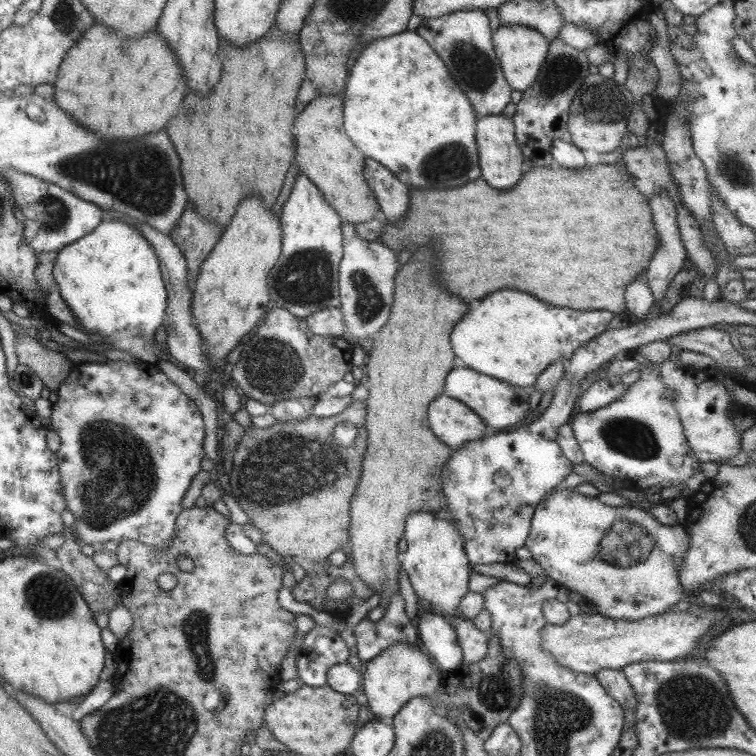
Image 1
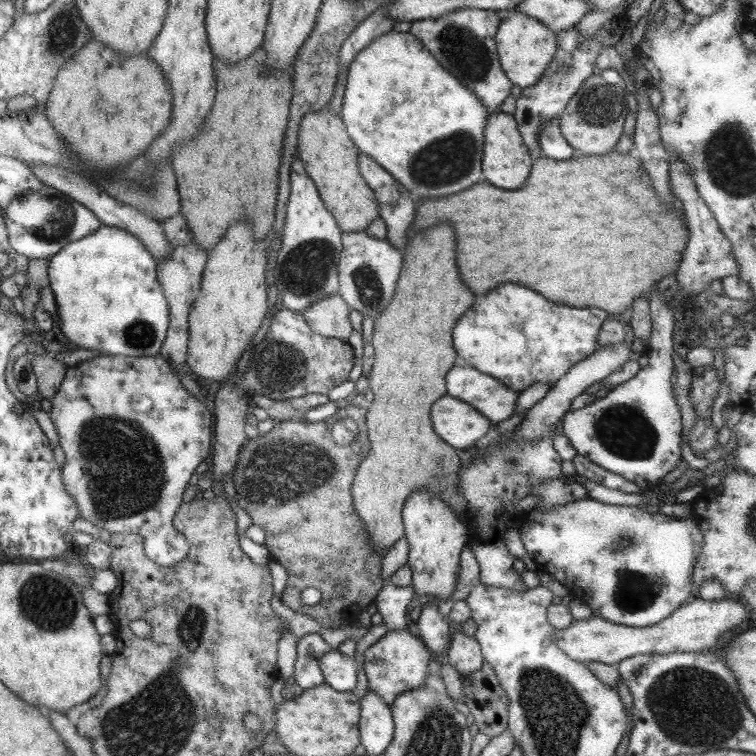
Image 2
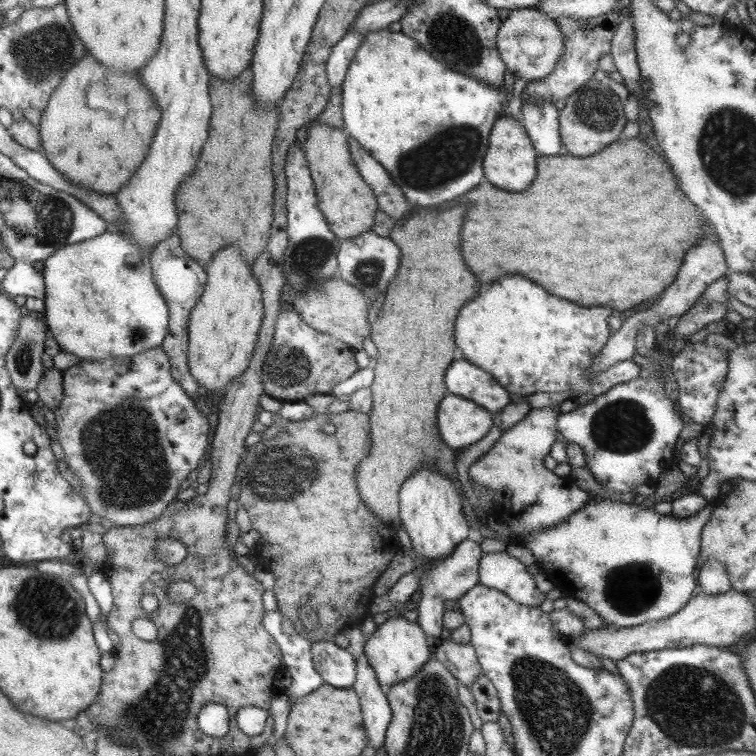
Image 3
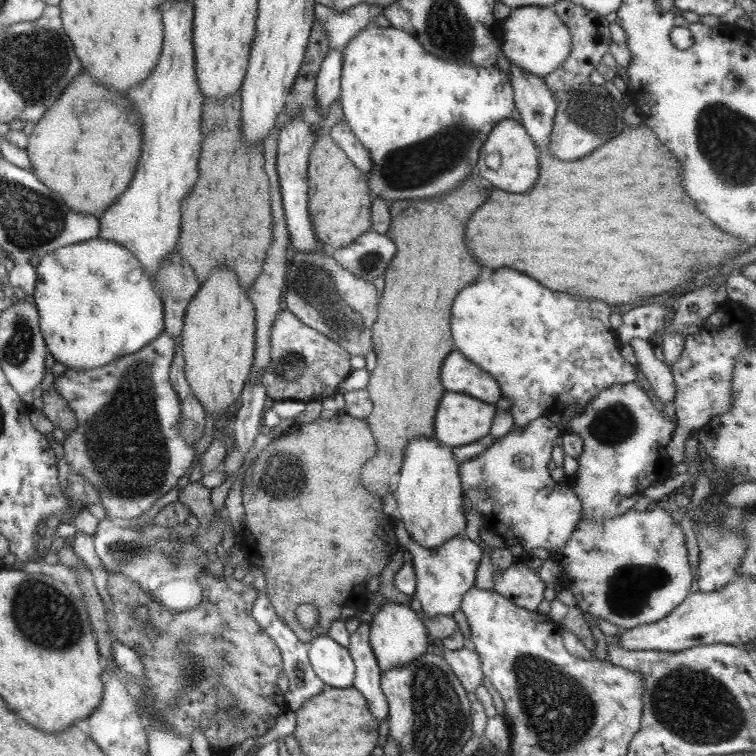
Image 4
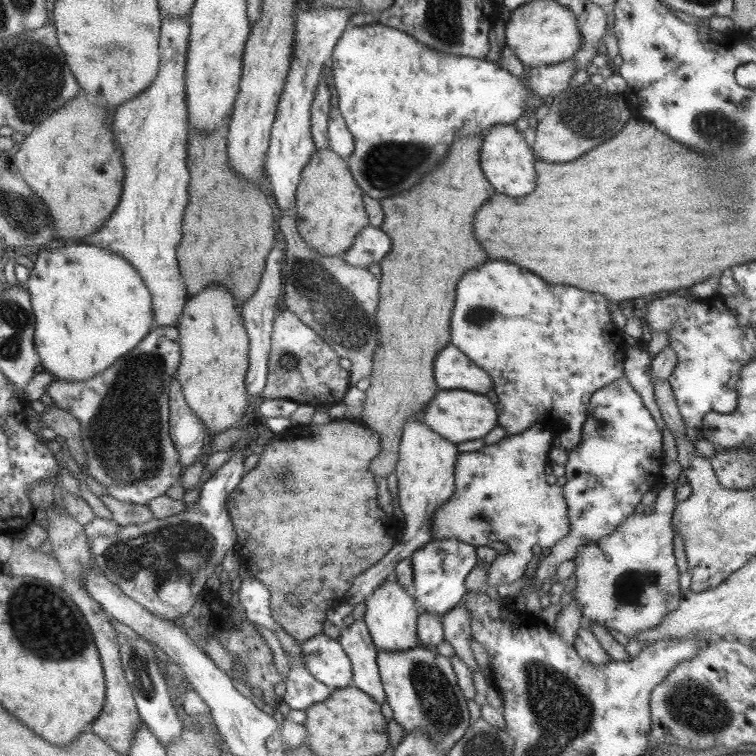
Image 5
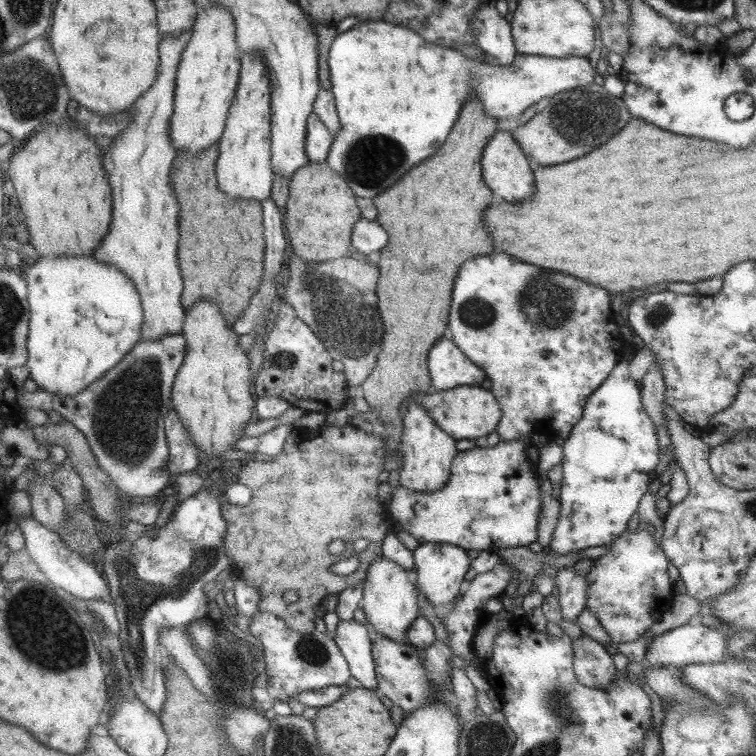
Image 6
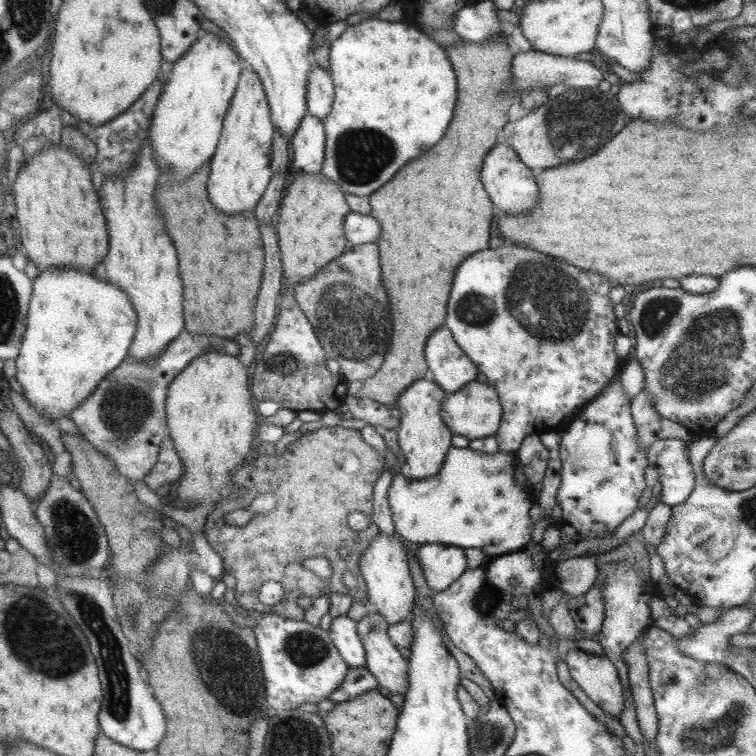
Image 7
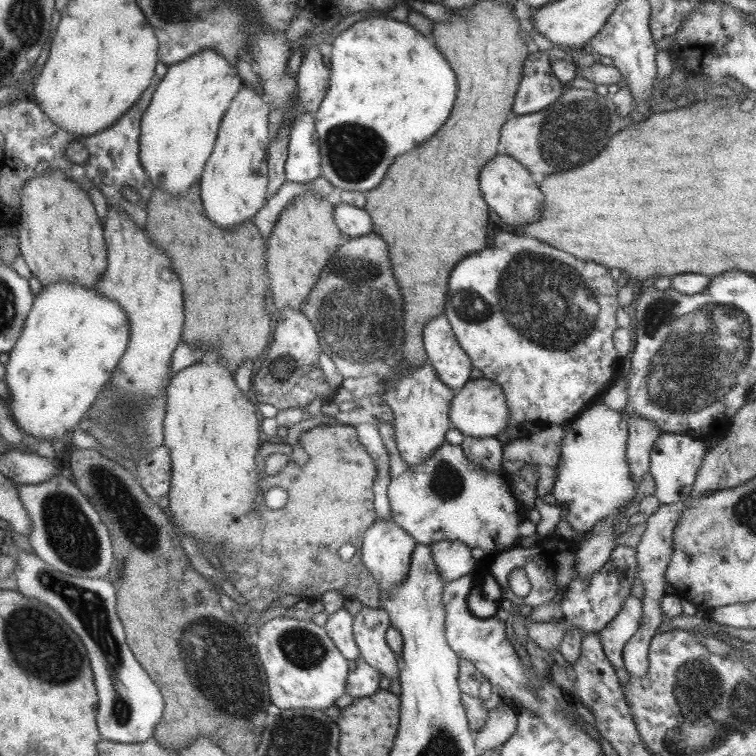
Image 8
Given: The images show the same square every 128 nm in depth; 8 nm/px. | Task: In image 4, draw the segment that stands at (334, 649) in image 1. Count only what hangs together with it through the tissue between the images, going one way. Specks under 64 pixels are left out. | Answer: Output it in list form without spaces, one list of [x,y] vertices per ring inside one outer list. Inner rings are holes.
[[[258,591],[251,608],[251,617],[264,629],[266,634],[272,637],[278,648],[281,650],[283,660],[283,670],[289,680],[288,690],[283,693],[285,709],[296,712],[305,705],[307,700],[313,696],[320,694],[325,687],[324,681],[320,680],[314,673],[314,670],[309,660],[310,644],[302,642],[295,632],[286,626],[276,614],[275,608],[269,599],[267,591]]]

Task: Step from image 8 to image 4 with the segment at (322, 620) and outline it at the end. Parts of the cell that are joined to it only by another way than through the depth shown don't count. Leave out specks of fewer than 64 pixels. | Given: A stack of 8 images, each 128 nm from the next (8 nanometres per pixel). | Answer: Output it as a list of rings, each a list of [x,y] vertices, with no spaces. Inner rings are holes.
[[[351,607],[342,608],[340,615],[344,619],[360,618],[358,628],[350,634],[347,648],[355,664],[353,687],[366,698],[369,711],[380,722],[388,716],[389,702],[381,689],[381,666],[370,644],[369,618],[363,610]]]

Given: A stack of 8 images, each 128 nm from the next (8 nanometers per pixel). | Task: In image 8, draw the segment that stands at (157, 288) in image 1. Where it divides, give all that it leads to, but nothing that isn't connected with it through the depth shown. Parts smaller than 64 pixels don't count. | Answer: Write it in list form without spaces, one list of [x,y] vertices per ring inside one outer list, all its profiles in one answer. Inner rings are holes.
[[[67,281],[43,285],[42,292],[34,299],[21,335],[8,353],[8,363],[5,364],[10,413],[18,429],[28,437],[52,446],[54,440],[64,438],[76,425],[82,424],[88,409],[96,403],[100,391],[109,382],[108,378],[125,353],[129,336],[127,316],[115,300],[108,300],[91,288]]]

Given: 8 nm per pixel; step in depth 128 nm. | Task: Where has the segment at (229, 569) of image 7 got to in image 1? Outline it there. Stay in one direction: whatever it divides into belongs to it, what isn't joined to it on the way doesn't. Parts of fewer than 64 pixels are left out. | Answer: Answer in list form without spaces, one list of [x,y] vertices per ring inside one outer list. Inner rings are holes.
[[[355,401],[352,402],[352,404],[350,404],[350,406],[348,406],[348,408],[346,408],[346,410],[344,410],[344,412],[342,412],[340,415],[334,415],[326,419],[317,418],[316,415],[311,414],[307,420],[297,421],[296,423],[280,421],[271,428],[246,428],[244,438],[240,440],[240,444],[238,444],[236,447],[233,470],[229,478],[230,489],[228,492],[244,509],[244,512],[251,519],[251,523],[262,531],[262,542],[266,540],[266,544],[270,544],[270,548],[272,548],[272,550],[276,550],[276,552],[278,552],[278,554],[282,554],[282,556],[290,556],[290,558],[292,558],[296,564],[299,564],[304,569],[304,578],[302,578],[299,582],[296,581],[294,586],[291,588],[294,600],[298,600],[298,602],[303,603],[307,602],[308,604],[312,605],[314,610],[318,610],[318,612],[328,612],[328,614],[339,620],[345,620],[347,618],[354,601],[357,601],[360,598],[370,598],[375,594],[375,590],[372,587],[369,587],[357,575],[352,558],[349,558],[349,560],[347,560],[342,567],[337,567],[336,565],[331,565],[329,562],[326,562],[326,558],[328,558],[328,556],[330,556],[334,550],[342,550],[344,553],[347,553],[348,556],[350,556],[351,544],[348,540],[348,528],[350,528],[350,500],[352,500],[352,494],[354,494],[354,490],[356,490],[356,484],[358,484],[358,480],[360,480],[362,472],[360,468],[362,468],[362,460],[364,460],[364,454],[367,451],[368,446],[366,418],[366,401]],[[342,422],[352,422],[352,424],[358,428],[358,437],[356,437],[356,441],[350,445],[350,448],[338,448],[335,443],[336,439],[334,439],[333,430],[335,429],[336,424],[342,424]],[[338,577],[344,577],[346,580],[350,581],[350,584],[352,584],[355,590],[353,598],[347,598],[346,600],[334,600],[333,598],[328,598],[328,596],[326,596],[326,589],[330,586],[330,584],[332,584],[332,582],[334,582],[334,580],[338,580]]]

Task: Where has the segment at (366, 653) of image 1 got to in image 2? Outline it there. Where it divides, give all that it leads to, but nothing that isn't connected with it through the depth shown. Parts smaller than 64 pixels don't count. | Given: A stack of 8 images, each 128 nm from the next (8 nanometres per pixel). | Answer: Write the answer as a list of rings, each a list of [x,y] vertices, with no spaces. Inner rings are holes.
[[[391,582],[384,585],[375,598],[376,608],[383,616],[386,632],[391,630],[412,629],[412,624],[406,622],[406,608],[417,596],[413,584],[399,587]]]

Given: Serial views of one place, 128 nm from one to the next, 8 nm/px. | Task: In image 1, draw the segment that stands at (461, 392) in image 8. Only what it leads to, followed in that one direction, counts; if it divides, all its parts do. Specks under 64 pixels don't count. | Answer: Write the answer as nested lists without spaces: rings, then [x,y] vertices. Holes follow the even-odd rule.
[[[440,396],[430,404],[428,424],[436,438],[450,448],[482,439],[488,432],[478,414],[450,396]]]

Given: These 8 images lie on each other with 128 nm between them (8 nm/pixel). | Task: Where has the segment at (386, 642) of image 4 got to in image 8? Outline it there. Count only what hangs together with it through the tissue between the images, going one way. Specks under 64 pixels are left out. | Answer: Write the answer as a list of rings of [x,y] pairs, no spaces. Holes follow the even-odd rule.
[[[378,519],[372,523],[371,528],[364,534],[361,548],[362,562],[377,580],[380,592],[387,591],[404,580],[411,565],[412,552],[414,552],[416,540],[408,536],[406,532],[396,526],[394,519]]]

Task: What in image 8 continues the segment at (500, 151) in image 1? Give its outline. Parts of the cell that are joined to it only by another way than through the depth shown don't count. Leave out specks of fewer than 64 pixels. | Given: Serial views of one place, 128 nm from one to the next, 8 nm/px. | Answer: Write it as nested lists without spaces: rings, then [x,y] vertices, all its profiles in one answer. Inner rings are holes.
[[[500,152],[488,164],[484,165],[480,173],[480,190],[486,204],[500,216],[502,222],[510,226],[532,224],[540,220],[545,201],[545,194],[536,185],[530,171],[511,156]]]

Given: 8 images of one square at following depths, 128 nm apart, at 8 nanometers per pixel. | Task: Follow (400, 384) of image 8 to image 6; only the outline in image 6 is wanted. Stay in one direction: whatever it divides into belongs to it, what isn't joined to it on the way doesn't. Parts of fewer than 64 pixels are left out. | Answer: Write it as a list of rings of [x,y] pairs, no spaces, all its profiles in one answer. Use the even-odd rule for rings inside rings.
[[[412,394],[406,400],[400,444],[400,468],[396,473],[400,475],[400,486],[409,491],[429,493],[445,485],[458,450],[456,441],[442,428],[436,426],[436,422],[430,418],[428,412],[424,412],[424,408],[420,406],[422,396],[426,395]]]

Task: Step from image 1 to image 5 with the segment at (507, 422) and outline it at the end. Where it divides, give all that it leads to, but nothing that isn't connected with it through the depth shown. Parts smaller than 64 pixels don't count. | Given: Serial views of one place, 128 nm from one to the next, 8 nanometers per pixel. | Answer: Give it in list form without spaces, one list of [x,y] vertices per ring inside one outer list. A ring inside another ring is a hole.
[[[448,344],[436,355],[433,373],[439,391],[468,391],[486,394],[492,387],[491,376],[472,364],[456,346]]]

